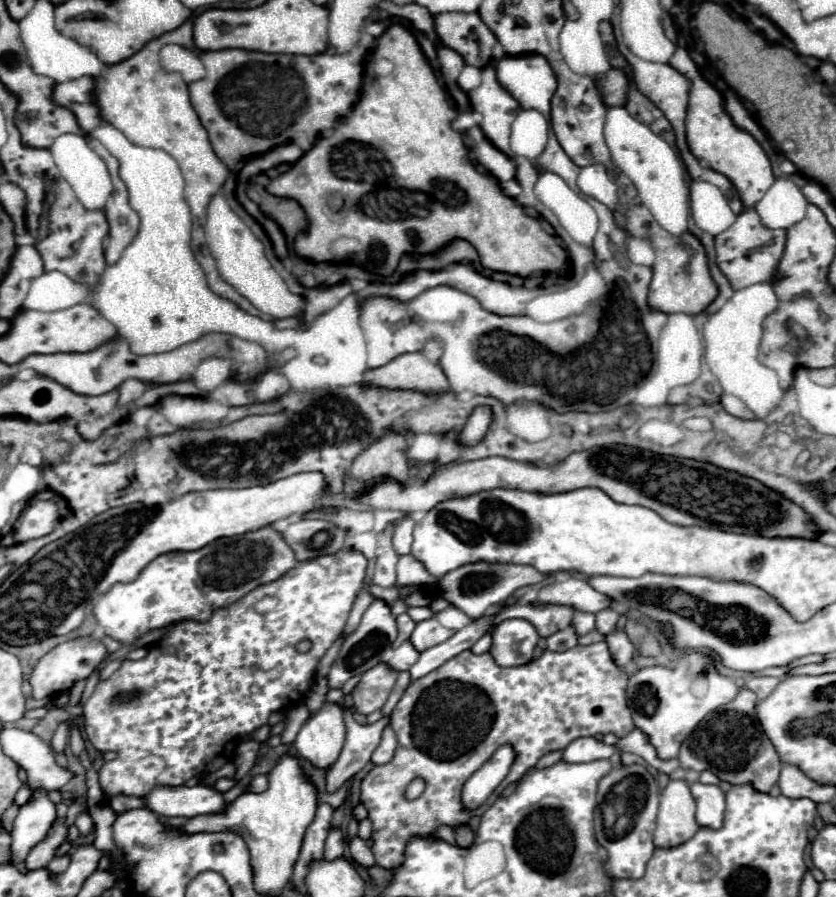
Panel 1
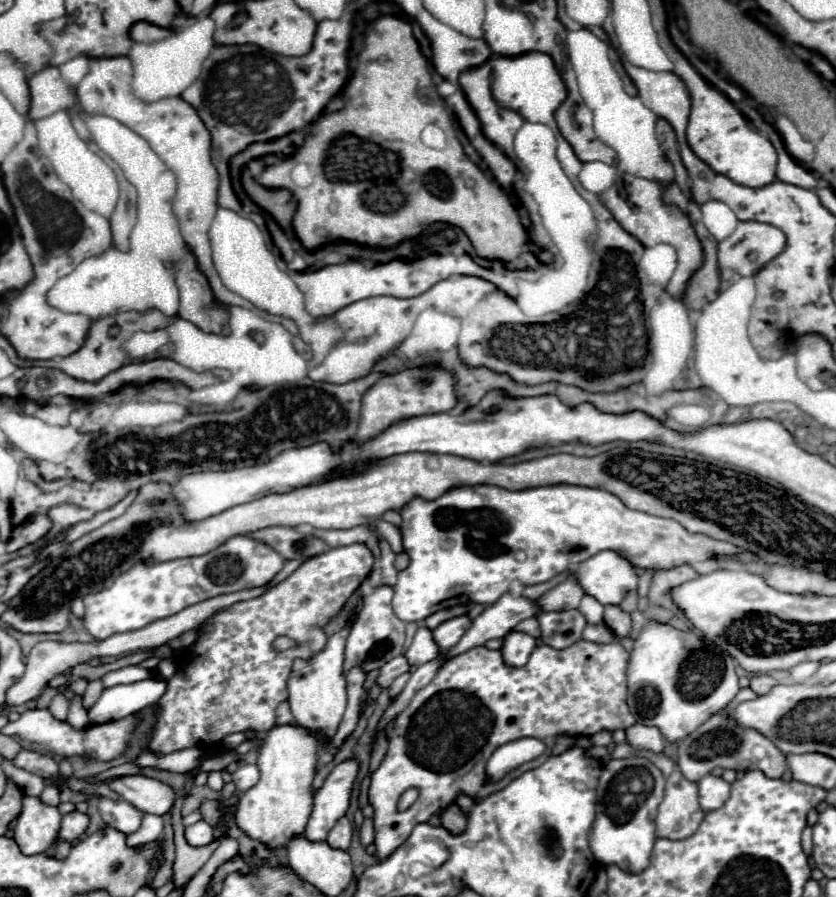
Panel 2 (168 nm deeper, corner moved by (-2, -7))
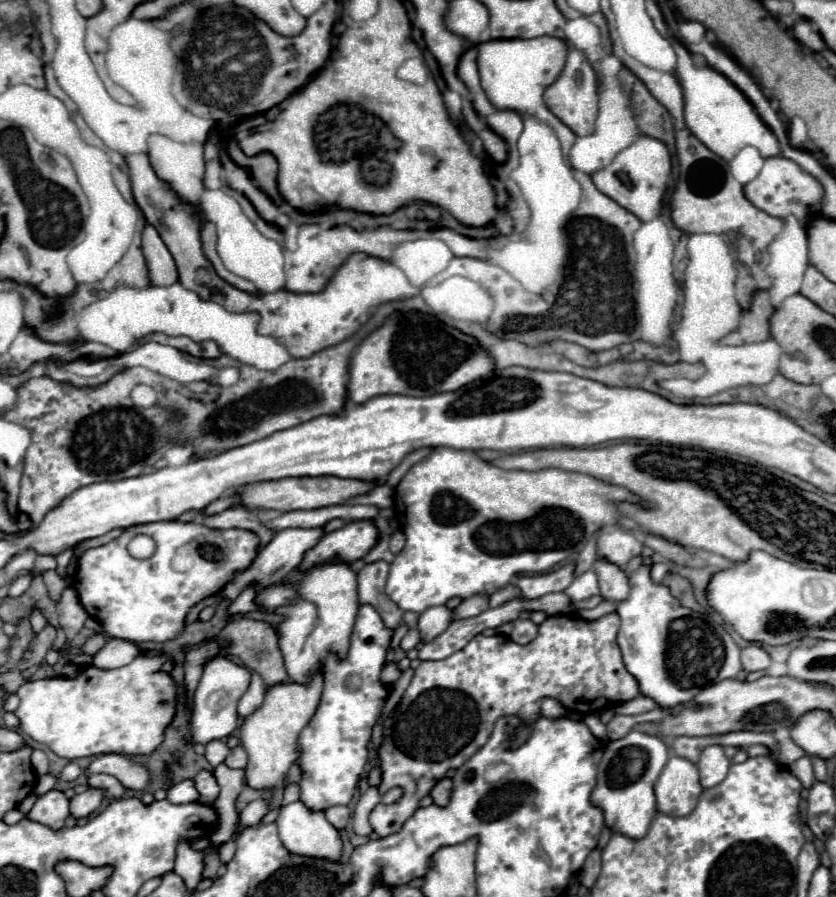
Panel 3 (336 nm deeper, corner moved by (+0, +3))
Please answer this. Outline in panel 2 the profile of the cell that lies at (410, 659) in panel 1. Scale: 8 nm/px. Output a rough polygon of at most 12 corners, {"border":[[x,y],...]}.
{"border":[[420,626],[406,650],[412,668],[434,660],[440,652],[428,628]]}

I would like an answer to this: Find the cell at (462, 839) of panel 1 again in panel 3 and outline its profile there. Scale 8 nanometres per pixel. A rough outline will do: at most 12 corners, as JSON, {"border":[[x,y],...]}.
{"border":[[442,778],[430,790],[438,806],[450,802],[452,780]]}

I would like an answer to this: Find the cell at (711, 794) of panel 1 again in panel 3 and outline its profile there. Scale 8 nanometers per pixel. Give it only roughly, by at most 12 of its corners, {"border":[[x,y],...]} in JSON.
{"border":[[718,744],[698,760],[700,784],[712,788],[726,778],[730,758]]}

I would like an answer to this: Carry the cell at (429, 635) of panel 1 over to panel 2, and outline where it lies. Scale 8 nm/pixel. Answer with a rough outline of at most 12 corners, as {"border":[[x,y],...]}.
{"border":[[468,616],[442,622],[432,630],[434,642],[446,650],[466,628]]}

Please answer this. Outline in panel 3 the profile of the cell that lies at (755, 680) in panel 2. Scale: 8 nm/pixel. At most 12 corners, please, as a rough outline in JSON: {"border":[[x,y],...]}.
{"border":[[760,644],[742,648],[746,672],[766,670],[770,654]]}

